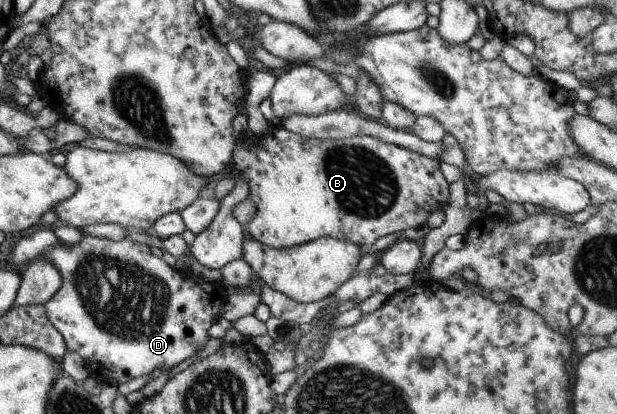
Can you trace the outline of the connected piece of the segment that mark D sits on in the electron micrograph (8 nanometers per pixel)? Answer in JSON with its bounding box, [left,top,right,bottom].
[40,237,228,384]

